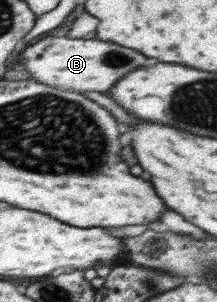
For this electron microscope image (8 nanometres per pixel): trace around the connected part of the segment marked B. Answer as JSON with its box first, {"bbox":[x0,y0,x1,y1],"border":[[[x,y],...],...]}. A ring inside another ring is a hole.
{"bbox":[19,37,153,91],"border":[[[47,37],[31,47],[25,49],[19,63],[31,73],[31,77],[39,83],[47,83],[51,87],[59,87],[65,91],[107,91],[111,89],[121,77],[127,73],[143,67],[153,65],[149,57],[135,49],[127,49],[109,41],[99,39],[71,39],[71,37]],[[29,53],[29,63],[27,63]]]}

